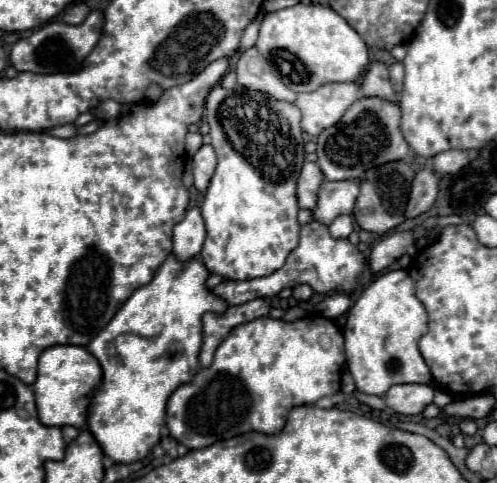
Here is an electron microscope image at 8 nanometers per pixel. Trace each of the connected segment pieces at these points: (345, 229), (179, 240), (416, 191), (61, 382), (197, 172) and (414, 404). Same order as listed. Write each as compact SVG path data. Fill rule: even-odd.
M339 215L331 225L329 231L335 239L347 239L353 231L353 219L349 215Z
M191 207L185 215L185 219L181 223L175 225L173 229L173 255L179 259L179 261L191 261L199 255L201 247L203 247L203 241L205 241L205 223L203 223L203 217L201 217L201 211L199 207Z
M421 169L415 175L411 193L409 193L409 205L405 209L407 219L415 219L433 207L437 199L437 191L439 191L437 185L439 185L439 179L431 169Z
M53 345L45 349L39 357L37 381L33 383L39 421L43 425L55 425L55 427L73 425L77 429L83 429L91 393L99 383L101 383L99 361L85 347Z
M203 145L195 157L193 157L193 177L195 177L195 187L205 193L205 189L209 187L209 181L215 173L215 165L217 165L217 157L215 157L215 149L211 145Z
M393 385L383 397L387 407L401 415L419 415L433 403L435 389L431 385Z

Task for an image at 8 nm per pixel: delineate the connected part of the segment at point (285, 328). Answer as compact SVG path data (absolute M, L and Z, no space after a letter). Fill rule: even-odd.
M309 315L309 317L303 317L303 319L291 321L291 323L289 323L289 321L283 321L283 319L273 319L273 317L259 317L257 321L243 323L243 325L235 327L235 329L231 329L231 333L225 337L225 341L221 341L221 345L219 345L217 351L215 351L213 363L211 363L207 369L201 369L191 383L181 385L181 387L169 397L169 403L167 403L167 427L169 427L169 433L171 433L171 437L175 437L181 445L185 445L185 447L189 447L189 449L203 449L203 447L209 447L209 445L213 445L213 443L217 443L217 441L223 441L223 439L229 439L229 437L237 437L237 435L249 433L249 431L275 435L275 433L279 433L279 431L285 427L287 413L289 413L293 407L313 405L313 403L317 403L319 399L341 391L341 367L343 367L343 365L345 365L343 333L341 333L341 329L339 329L331 319L327 319L327 317Z

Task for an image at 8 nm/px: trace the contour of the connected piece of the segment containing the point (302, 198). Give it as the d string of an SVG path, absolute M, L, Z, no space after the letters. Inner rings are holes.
M305 161L297 179L297 201L301 209L313 211L317 205L317 189L323 183L323 173L317 163Z

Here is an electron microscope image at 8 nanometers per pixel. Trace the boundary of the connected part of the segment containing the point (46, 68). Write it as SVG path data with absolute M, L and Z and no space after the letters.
M93 11L81 25L67 25L61 21L51 21L39 27L31 33L31 37L21 39L11 49L11 63L17 71L33 71L33 73L61 73L61 71L73 71L81 67L83 59L89 55L89 51L97 45L101 37L101 25L103 25L103 13Z

